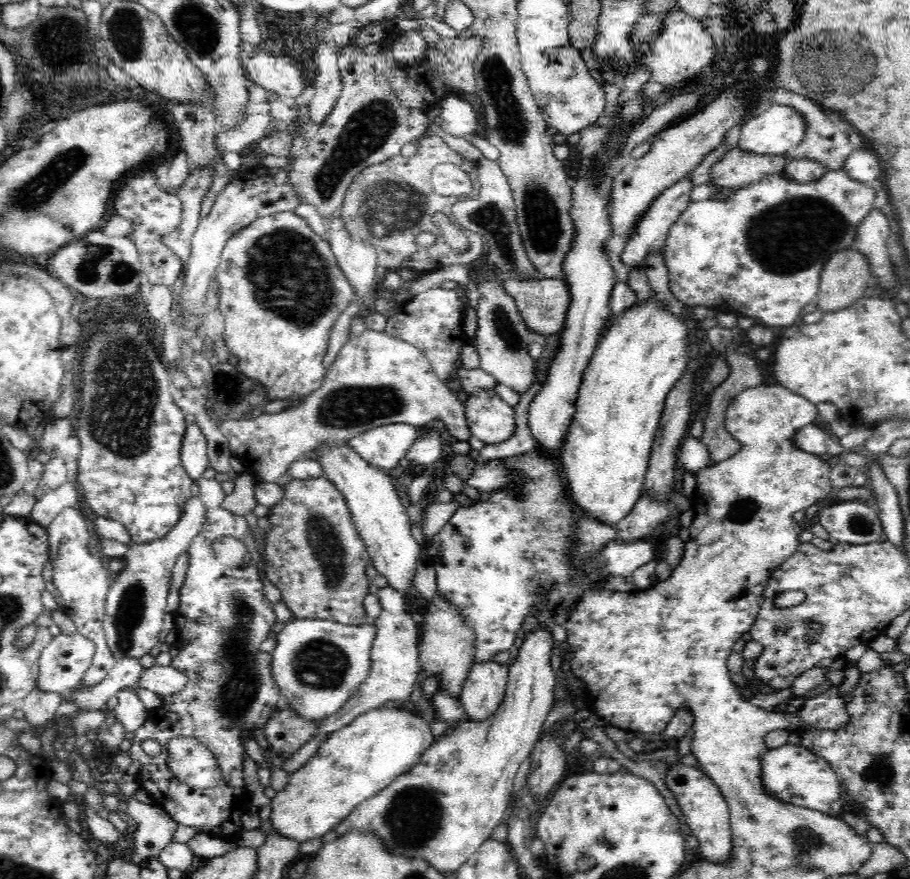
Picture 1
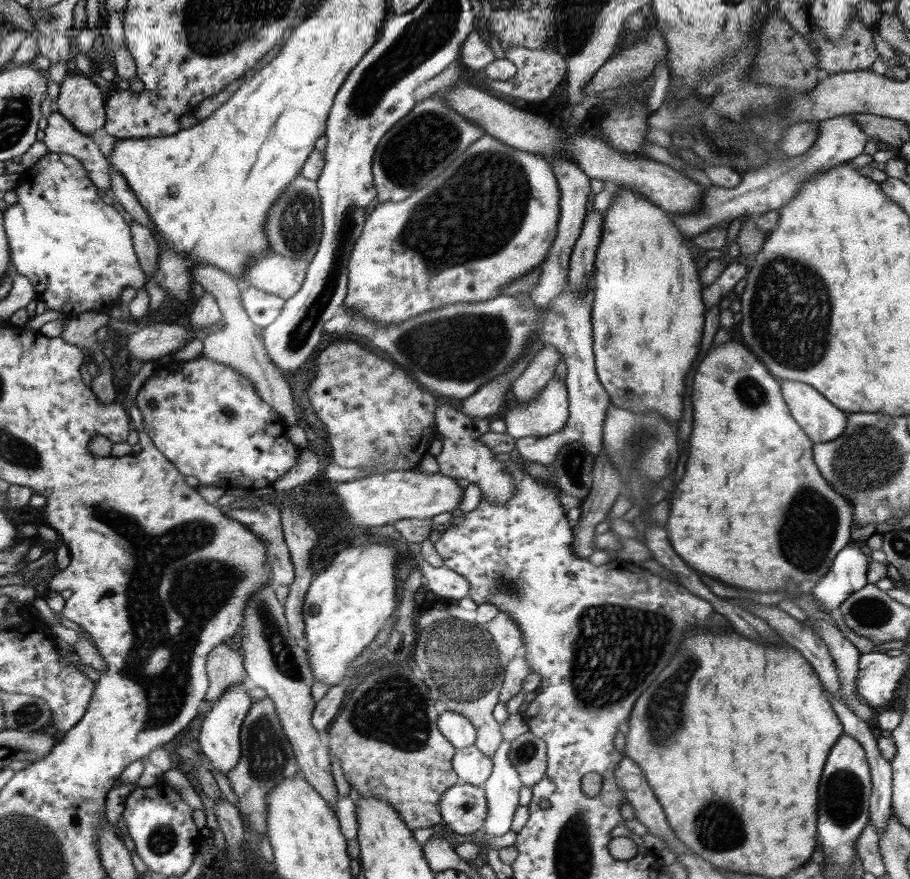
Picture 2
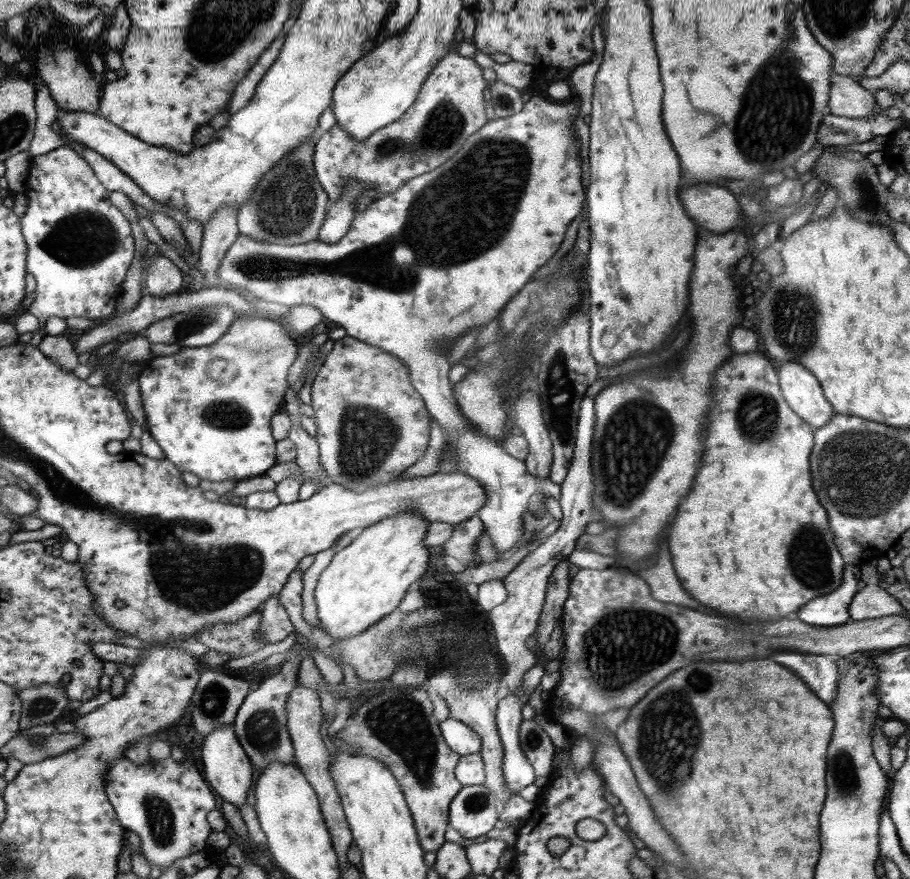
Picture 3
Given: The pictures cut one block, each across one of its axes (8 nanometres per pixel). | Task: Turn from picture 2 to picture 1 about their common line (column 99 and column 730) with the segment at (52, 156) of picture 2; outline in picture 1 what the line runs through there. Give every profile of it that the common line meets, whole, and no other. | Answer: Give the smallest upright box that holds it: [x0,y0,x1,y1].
[663,170,876,327]

